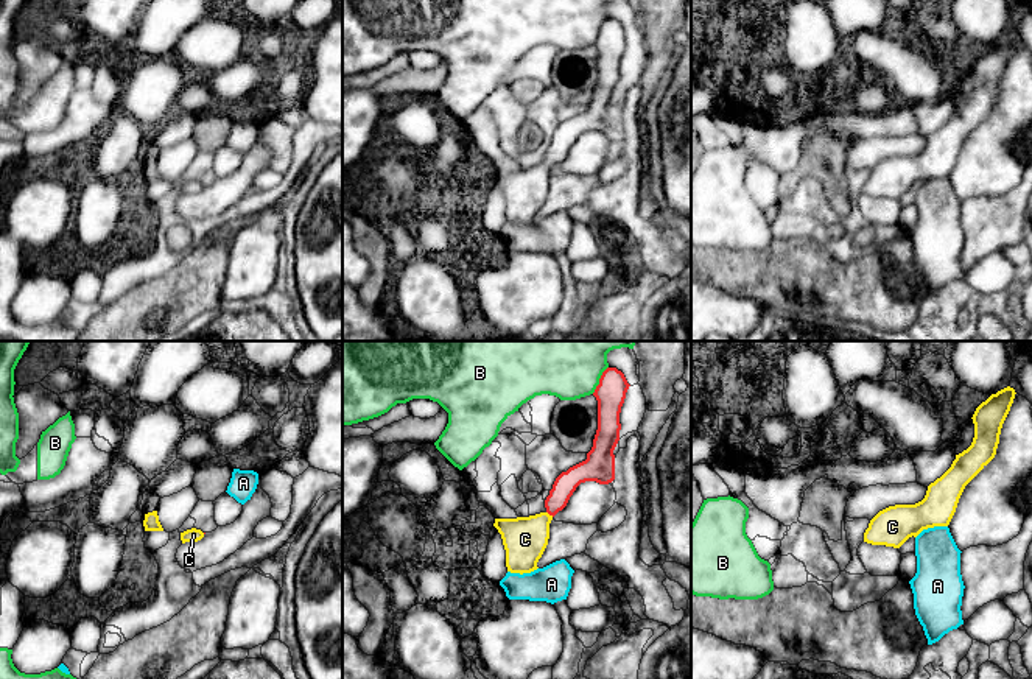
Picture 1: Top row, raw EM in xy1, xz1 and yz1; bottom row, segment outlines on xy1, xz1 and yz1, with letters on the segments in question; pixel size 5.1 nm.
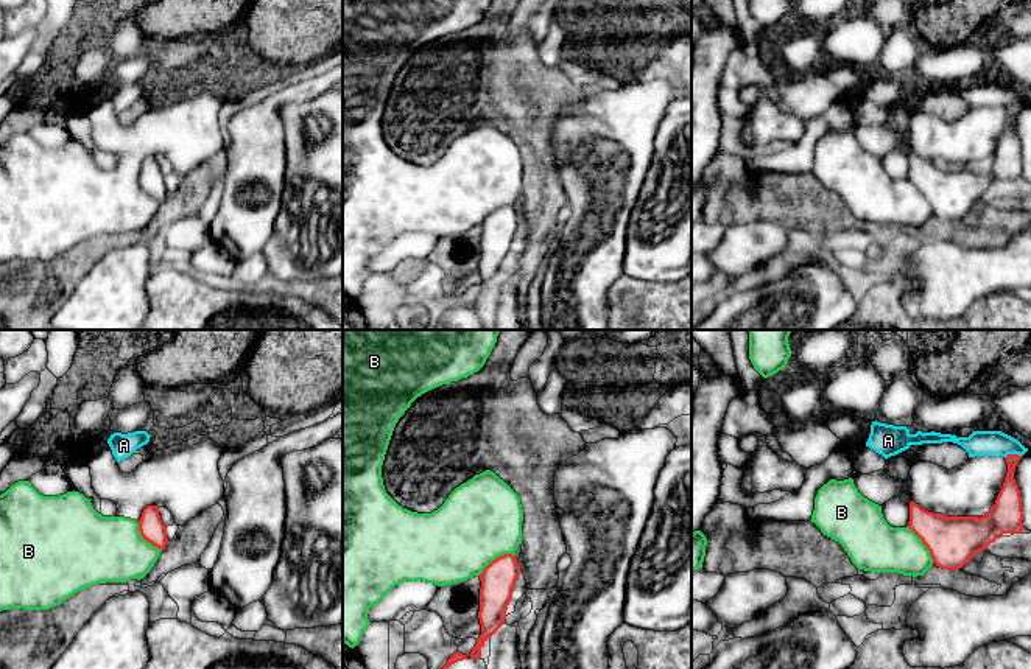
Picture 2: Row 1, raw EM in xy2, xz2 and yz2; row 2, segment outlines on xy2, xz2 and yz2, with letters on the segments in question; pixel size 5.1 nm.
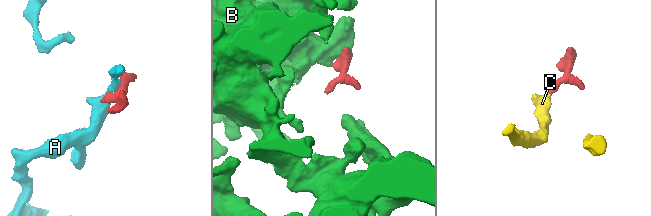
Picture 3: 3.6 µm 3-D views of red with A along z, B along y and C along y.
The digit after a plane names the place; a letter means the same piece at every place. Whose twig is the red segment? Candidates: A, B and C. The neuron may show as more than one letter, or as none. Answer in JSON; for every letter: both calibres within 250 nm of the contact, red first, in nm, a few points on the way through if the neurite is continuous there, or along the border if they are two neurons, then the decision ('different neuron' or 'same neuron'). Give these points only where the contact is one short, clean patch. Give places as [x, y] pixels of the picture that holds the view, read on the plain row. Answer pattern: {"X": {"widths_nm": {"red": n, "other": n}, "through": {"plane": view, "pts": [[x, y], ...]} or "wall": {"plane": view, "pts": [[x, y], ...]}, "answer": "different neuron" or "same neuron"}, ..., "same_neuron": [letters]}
{"A": {"widths_nm": {"red": 140, "other": 130}, "wall": {"plane": "yz2", "pts": [[1020, 106], [1008, 106], [1005, 109]]}, "answer": "different neuron"}, "B": {"widths_nm": {"red": 180, "other": 420}, "wall": {"plane": "xz2", "pts": [[514, 206], [497, 207], [478, 226]]}, "answer": "different neuron"}, "C": {"widths_nm": {"red": 120, "other": 220}, "through": {"plane": "xz1", "pts": [[564, 137], [550, 165], [525, 190]]}, "answer": "same neuron"}, "same_neuron": ["C"]}

